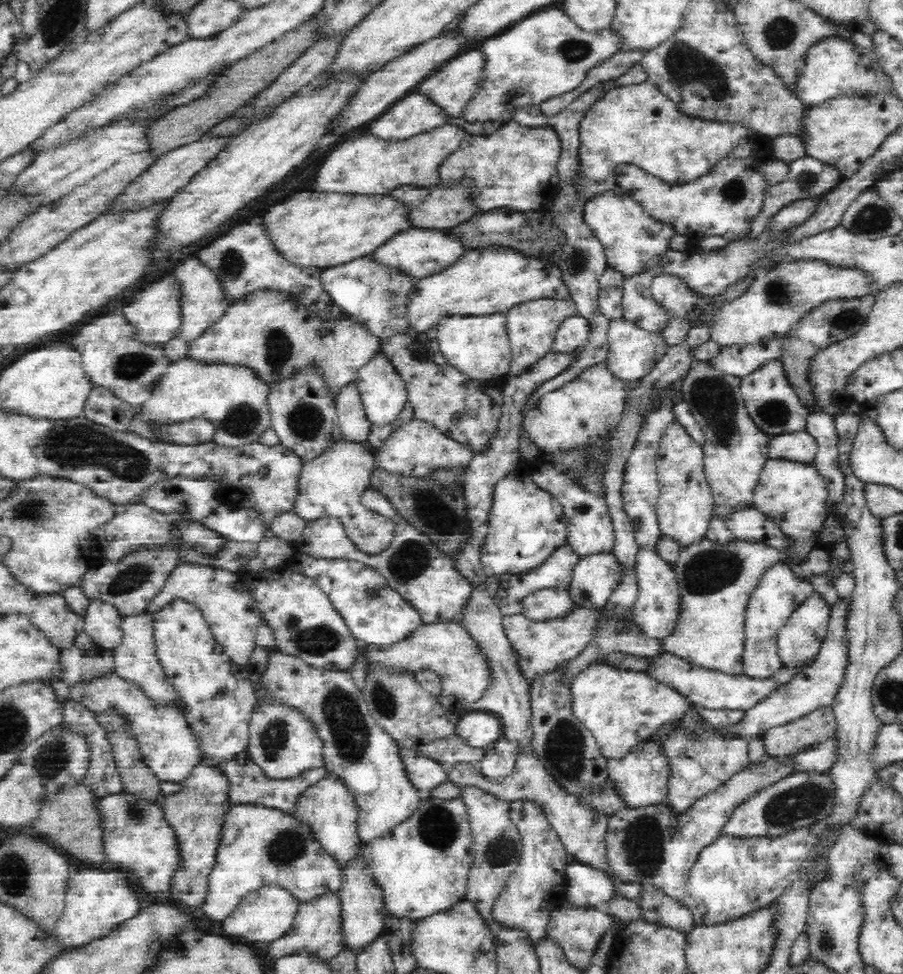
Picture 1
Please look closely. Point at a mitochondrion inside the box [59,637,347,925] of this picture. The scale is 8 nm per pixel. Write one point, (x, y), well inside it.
(286, 847)

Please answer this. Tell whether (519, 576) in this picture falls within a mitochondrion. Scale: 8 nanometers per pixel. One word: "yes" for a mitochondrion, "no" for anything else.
no

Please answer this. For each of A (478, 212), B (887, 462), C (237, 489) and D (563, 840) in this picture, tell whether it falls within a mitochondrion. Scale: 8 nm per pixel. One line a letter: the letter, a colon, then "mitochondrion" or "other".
A: other
B: other
C: other
D: other

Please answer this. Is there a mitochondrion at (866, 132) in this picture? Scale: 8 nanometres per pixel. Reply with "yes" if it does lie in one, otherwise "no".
no

